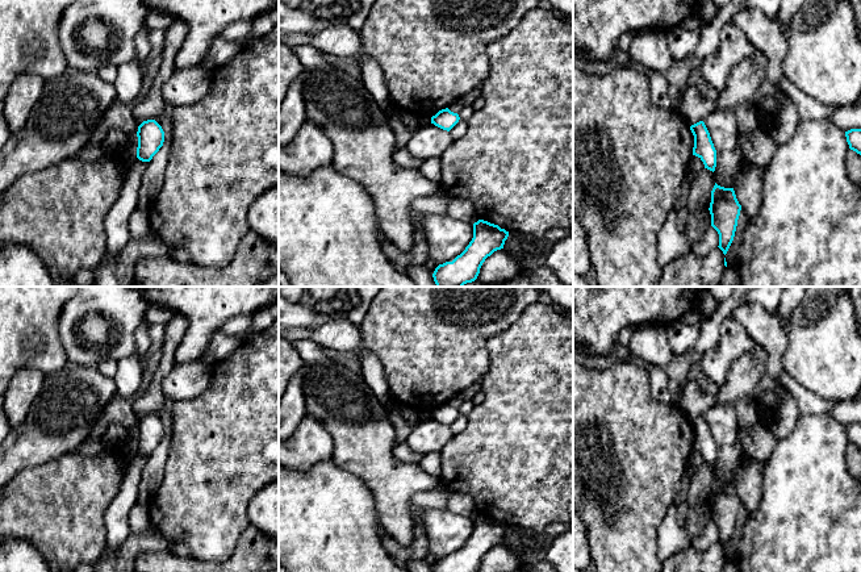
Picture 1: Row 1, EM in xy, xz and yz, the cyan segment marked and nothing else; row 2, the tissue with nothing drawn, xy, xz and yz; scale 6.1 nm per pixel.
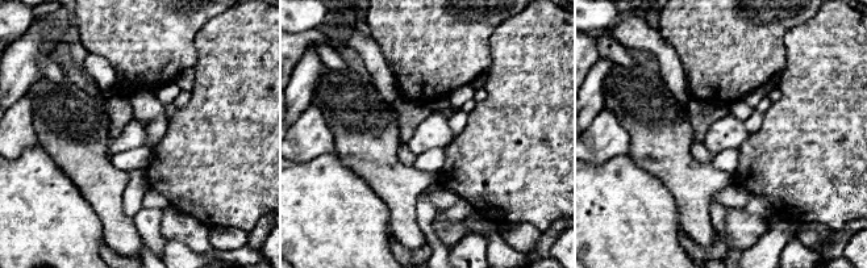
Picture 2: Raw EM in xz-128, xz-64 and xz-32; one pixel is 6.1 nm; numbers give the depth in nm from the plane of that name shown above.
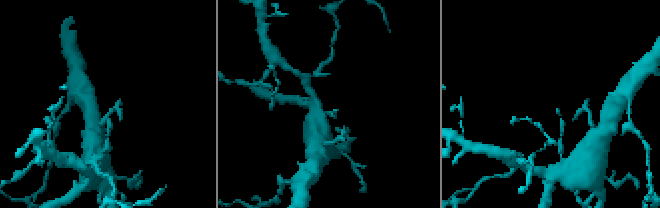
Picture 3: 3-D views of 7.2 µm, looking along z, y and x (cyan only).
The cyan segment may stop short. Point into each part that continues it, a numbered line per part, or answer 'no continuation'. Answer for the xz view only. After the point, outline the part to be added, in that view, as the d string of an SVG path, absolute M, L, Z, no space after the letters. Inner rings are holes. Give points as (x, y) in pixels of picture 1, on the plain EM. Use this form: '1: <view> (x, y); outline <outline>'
no continuation

